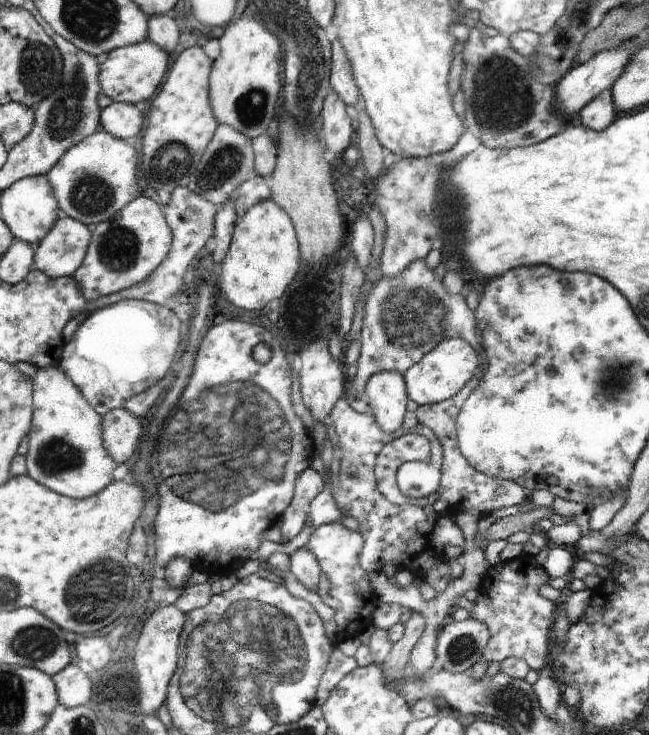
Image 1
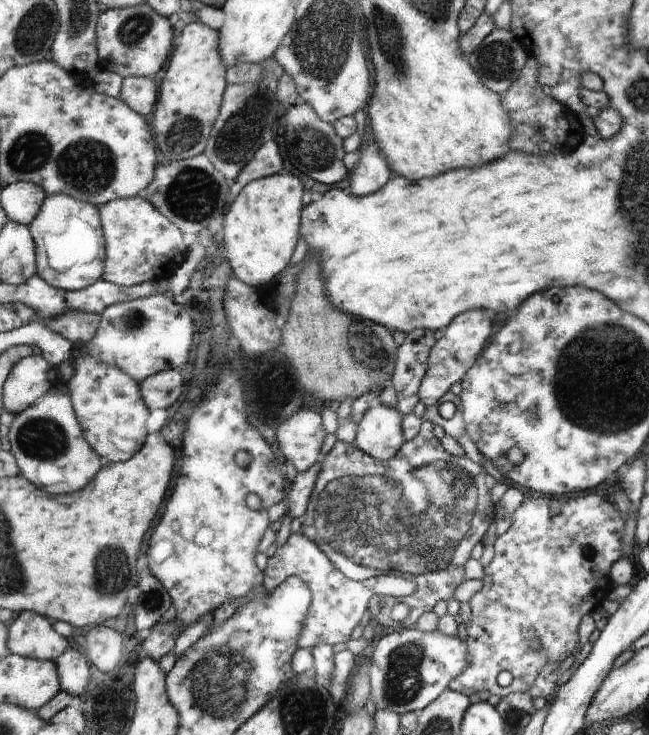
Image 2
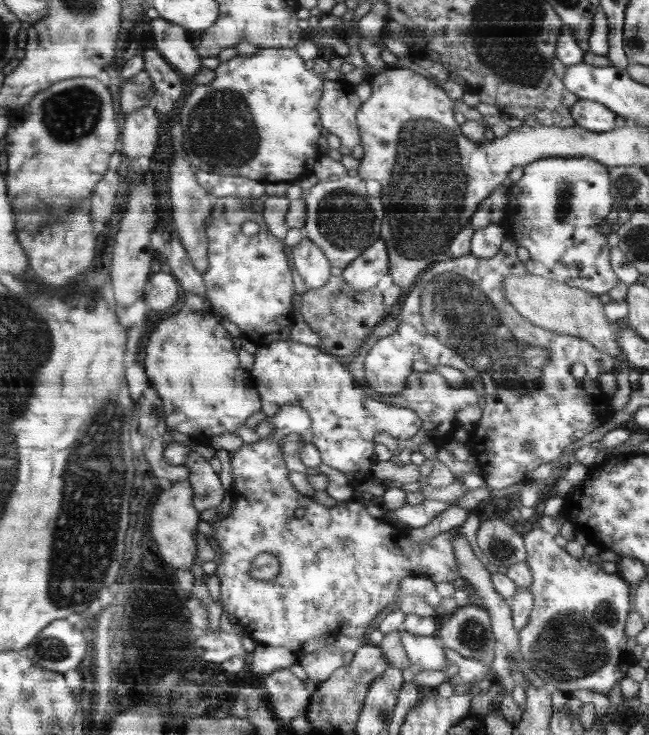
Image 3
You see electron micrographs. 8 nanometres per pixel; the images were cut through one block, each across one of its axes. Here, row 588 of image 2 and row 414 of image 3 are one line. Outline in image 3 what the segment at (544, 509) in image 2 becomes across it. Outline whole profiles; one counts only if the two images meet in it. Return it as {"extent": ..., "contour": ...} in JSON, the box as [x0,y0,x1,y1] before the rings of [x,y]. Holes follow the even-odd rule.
{"extent":[365,233,617,513],"contour":[[[508,233],[501,250],[493,258],[476,258],[470,254],[436,262],[424,277],[418,278],[417,285],[412,287],[399,306],[400,311],[394,313],[401,322],[397,332],[376,342],[365,358],[365,374],[369,386],[383,396],[401,392],[406,378],[419,367],[432,368],[438,364],[452,366],[462,370],[466,377],[478,380],[479,389],[484,392],[484,408],[481,408],[482,416],[471,431],[470,443],[485,486],[468,490],[464,497],[452,503],[469,513],[475,512],[478,506],[481,508],[481,502],[519,487],[524,474],[531,476],[534,468],[558,458],[568,444],[606,424],[614,414],[611,398],[600,388],[598,377],[606,370],[616,370],[612,368],[615,368],[617,357],[598,350],[585,339],[558,335],[530,324],[506,300],[503,289],[505,278],[528,273],[526,265],[518,259],[518,247]],[[576,362],[586,367],[586,375],[582,379],[576,379],[570,373],[570,368]]]}

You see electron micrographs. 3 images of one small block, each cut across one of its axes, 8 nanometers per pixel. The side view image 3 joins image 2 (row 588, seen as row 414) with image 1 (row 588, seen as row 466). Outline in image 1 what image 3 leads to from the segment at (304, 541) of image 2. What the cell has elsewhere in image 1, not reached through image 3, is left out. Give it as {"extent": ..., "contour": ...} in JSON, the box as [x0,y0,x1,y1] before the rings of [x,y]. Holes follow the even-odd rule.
{"extent":[306,522,382,636],"contour":[[[340,522],[314,529],[306,543],[306,548],[316,556],[321,573],[326,574],[330,580],[327,597],[334,607],[333,619],[340,630],[349,632],[349,636],[366,634],[366,630],[370,630],[372,624],[372,613],[382,606],[382,598],[370,584],[370,570],[362,566],[362,558],[364,558],[362,550],[366,546],[366,540],[362,538],[362,534],[349,530]]]}

